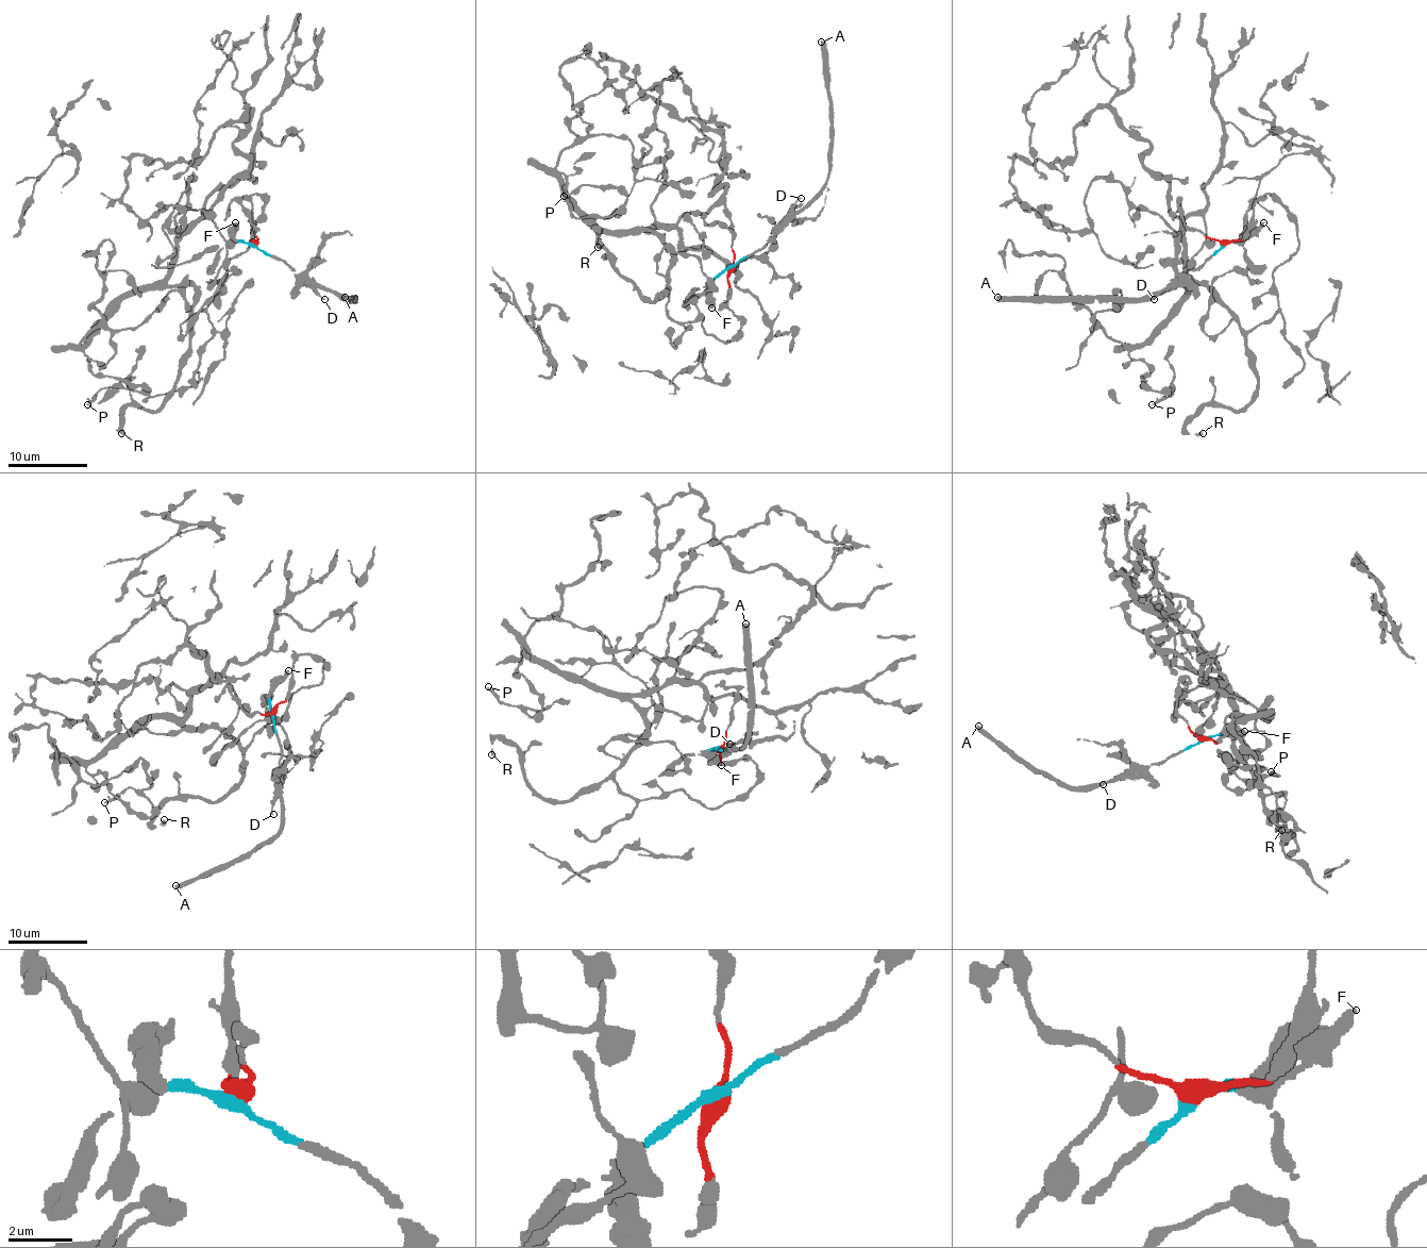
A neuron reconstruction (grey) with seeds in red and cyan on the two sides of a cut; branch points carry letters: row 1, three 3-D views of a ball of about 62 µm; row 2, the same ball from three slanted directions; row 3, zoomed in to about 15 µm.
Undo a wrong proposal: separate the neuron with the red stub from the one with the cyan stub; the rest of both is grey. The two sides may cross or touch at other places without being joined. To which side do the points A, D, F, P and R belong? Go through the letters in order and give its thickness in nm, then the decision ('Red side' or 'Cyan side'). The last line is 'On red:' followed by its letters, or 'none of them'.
A: Thickness 500 nm. Cyan side
D: Thickness 120 nm. Cyan side
F: Thickness 320 nm. Cyan side
P: Thickness 240 nm. Red side
R: Thickness 260 nm. Red side
On red: P, R

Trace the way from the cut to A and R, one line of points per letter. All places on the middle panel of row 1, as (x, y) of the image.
A: (731, 267), (758, 251), (770, 233), (823, 185), (829, 169), (832, 98), (827, 49), (821, 40)
R: (731, 267), (740, 327), (722, 343), (703, 316), (676, 322), (665, 290), (649, 300), (600, 229), (598, 247)

